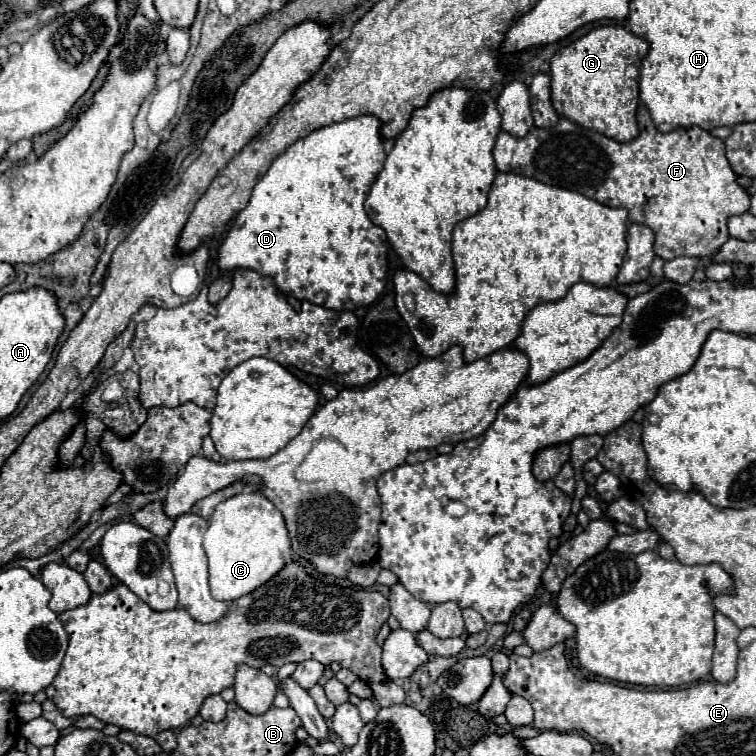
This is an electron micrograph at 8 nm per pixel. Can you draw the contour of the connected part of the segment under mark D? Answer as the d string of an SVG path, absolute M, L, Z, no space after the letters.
M371 114L323 126L297 140L271 164L253 188L249 204L235 216L217 252L219 270L251 268L261 276L273 278L279 292L337 312L373 304L385 290L389 244L385 230L369 220L363 202L383 162L385 140L381 136L381 120Z

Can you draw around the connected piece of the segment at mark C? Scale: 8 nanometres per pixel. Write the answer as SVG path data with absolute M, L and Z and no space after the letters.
M241 492L221 502L203 536L203 548L209 558L209 588L215 600L237 600L271 576L275 576L291 556L291 542L281 512L261 492Z

